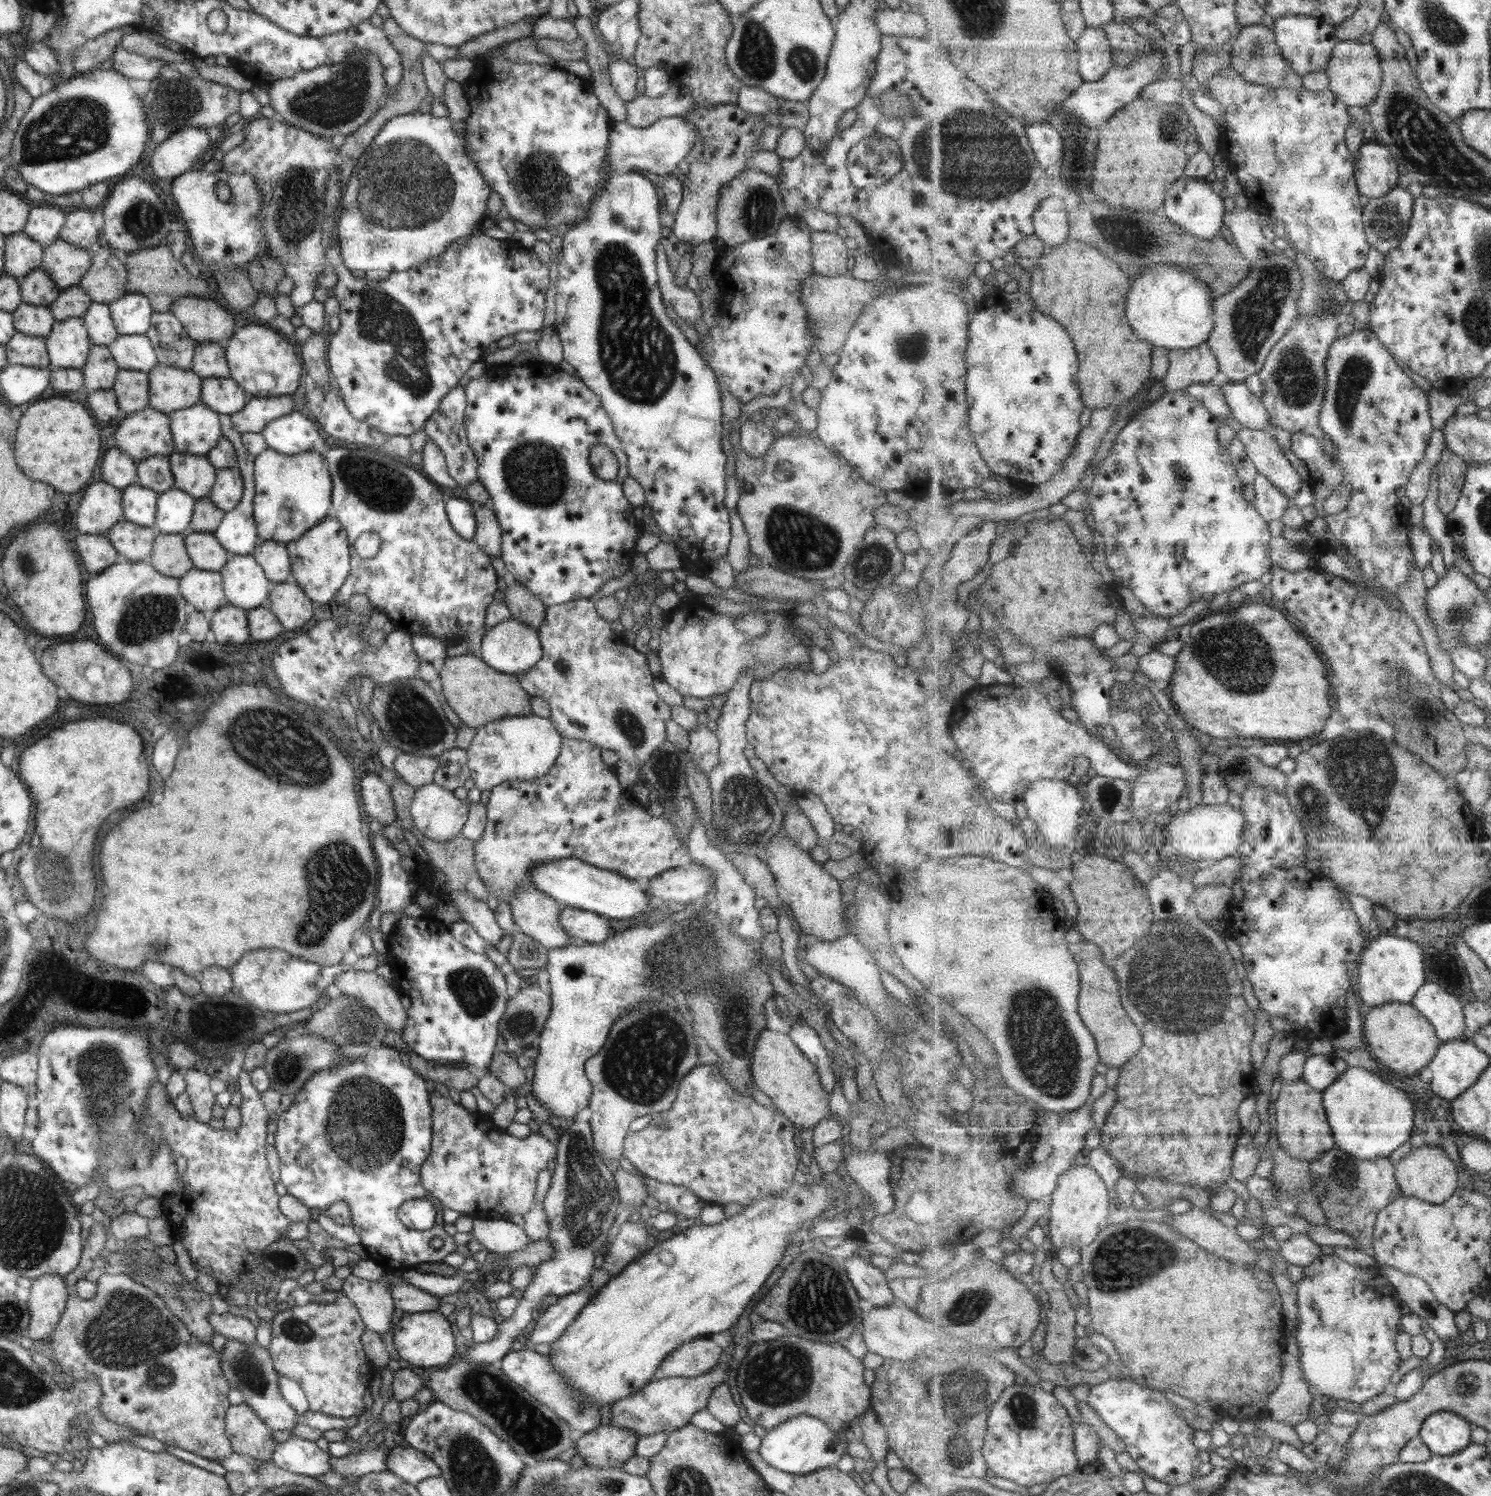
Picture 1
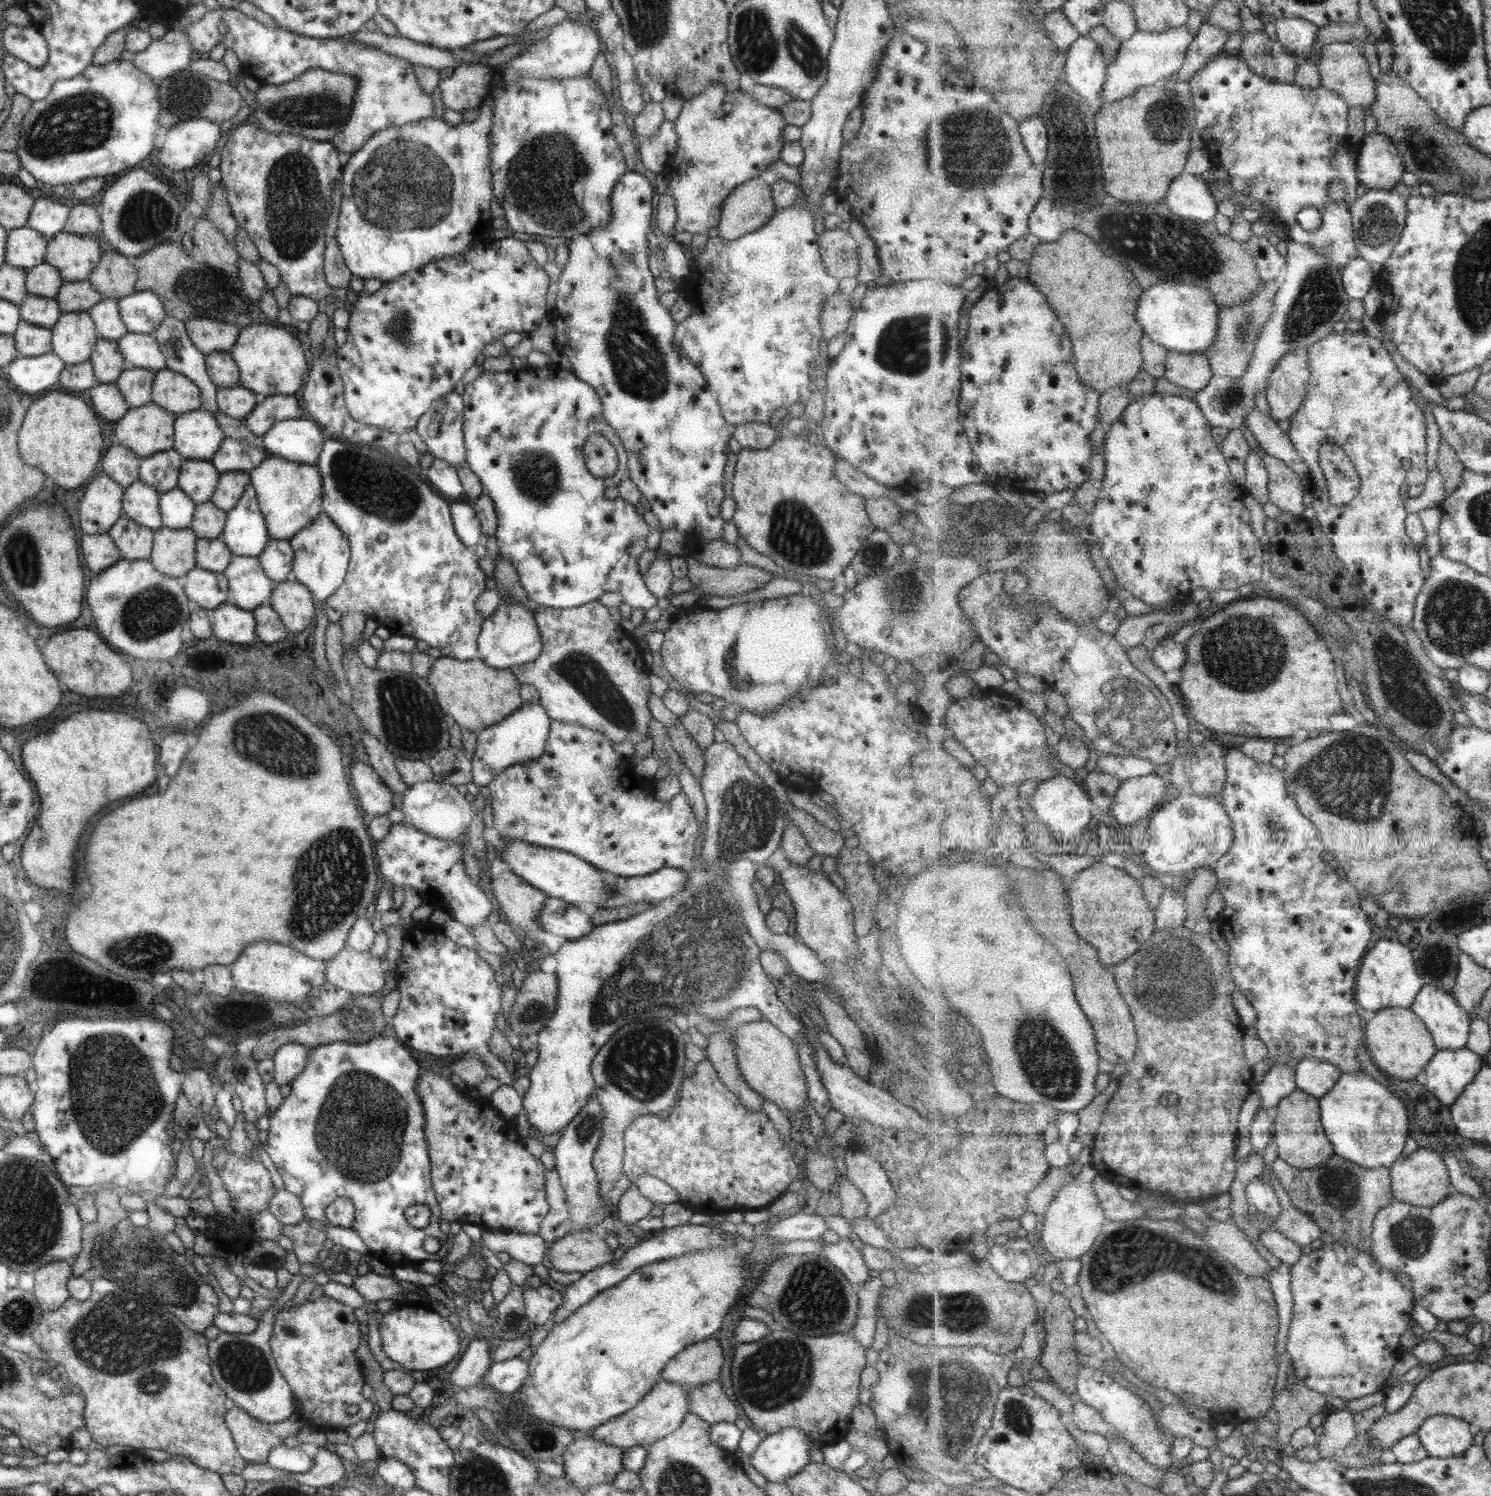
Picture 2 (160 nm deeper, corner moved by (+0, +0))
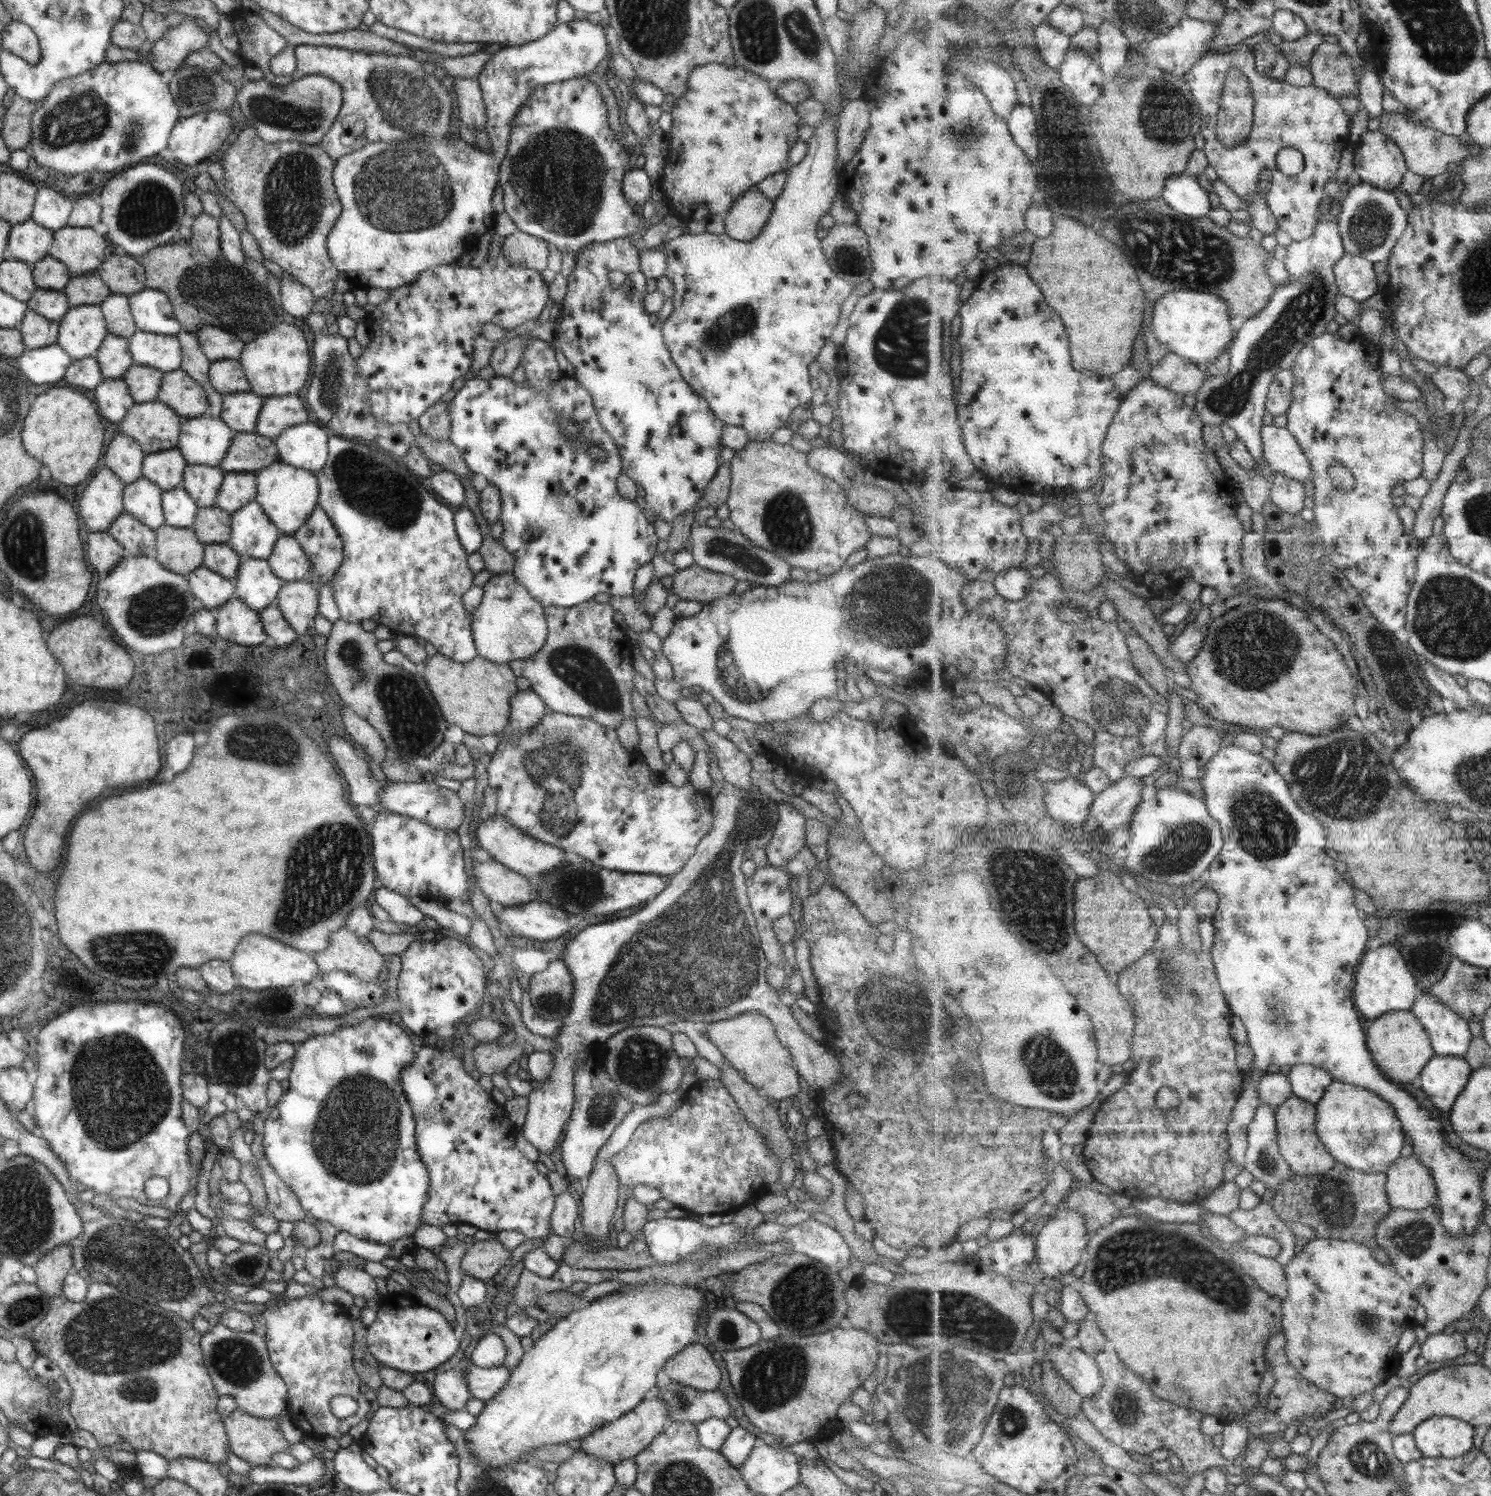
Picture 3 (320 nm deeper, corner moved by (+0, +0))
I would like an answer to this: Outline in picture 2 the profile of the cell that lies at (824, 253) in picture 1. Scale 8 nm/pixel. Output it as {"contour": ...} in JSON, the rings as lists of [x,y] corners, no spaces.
{"contour":[[[824,230],[818,236],[818,247],[826,273],[838,279],[854,277],[859,272],[857,245],[848,232]]]}

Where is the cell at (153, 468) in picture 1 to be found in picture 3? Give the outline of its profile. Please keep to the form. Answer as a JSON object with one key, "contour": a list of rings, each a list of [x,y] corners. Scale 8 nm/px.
{"contour":[[[177,449],[157,451],[142,458],[142,477],[156,484],[162,491],[171,490],[180,486],[186,465]]]}

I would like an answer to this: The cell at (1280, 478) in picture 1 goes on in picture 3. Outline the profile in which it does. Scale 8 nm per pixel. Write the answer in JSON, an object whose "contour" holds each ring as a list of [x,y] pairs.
{"contour":[[[1275,472],[1272,480],[1272,501],[1285,512],[1299,515],[1305,508],[1305,486],[1282,472]]]}

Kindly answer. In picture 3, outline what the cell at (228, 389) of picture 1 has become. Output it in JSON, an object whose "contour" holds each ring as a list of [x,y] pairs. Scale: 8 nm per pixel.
{"contour":[[[250,390],[222,395],[218,418],[235,433],[253,433],[262,401]]]}

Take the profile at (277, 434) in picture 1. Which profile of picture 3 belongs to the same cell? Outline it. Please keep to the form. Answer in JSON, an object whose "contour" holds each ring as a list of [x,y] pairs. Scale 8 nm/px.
{"contour":[[[305,422],[286,428],[274,439],[278,462],[317,472],[327,460],[328,434],[317,423]]]}

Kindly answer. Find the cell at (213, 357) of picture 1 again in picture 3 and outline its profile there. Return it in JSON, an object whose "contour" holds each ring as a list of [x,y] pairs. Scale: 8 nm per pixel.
{"contour":[[[217,360],[208,368],[209,384],[221,395],[250,390],[246,376],[238,360]]]}

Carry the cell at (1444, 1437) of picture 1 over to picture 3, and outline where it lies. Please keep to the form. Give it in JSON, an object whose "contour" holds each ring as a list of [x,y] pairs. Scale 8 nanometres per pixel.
{"contour":[[[1444,1415],[1422,1422],[1413,1433],[1425,1457],[1457,1458],[1473,1448],[1475,1427],[1465,1419]]]}

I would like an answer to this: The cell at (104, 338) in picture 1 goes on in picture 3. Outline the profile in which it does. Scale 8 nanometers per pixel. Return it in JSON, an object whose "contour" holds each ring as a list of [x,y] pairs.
{"contour":[[[110,293],[99,306],[109,334],[128,339],[136,331],[136,322],[130,313],[128,295]]]}

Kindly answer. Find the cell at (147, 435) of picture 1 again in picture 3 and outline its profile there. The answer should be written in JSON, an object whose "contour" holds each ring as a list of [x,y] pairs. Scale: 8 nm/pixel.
{"contour":[[[134,403],[121,421],[119,433],[131,437],[144,454],[176,449],[182,418],[165,403]]]}

